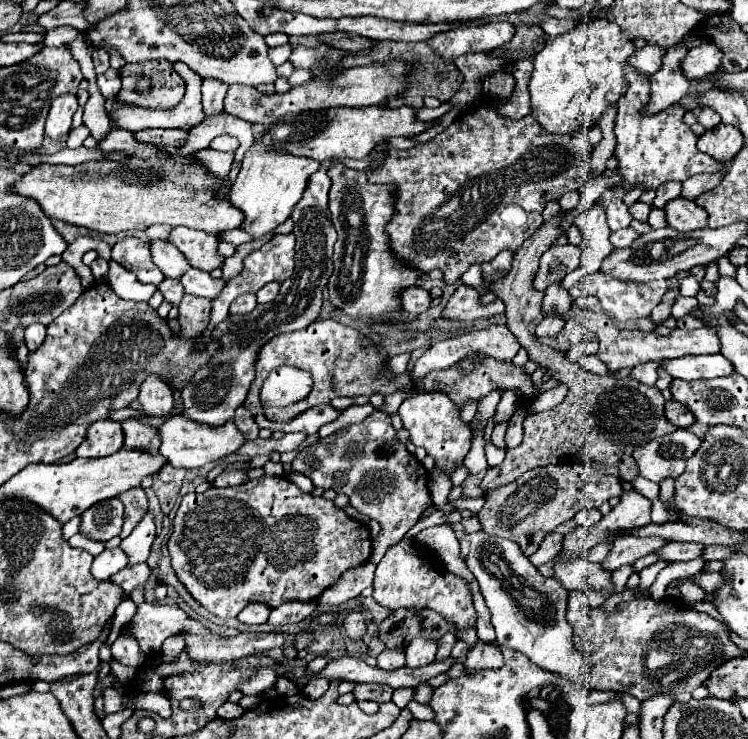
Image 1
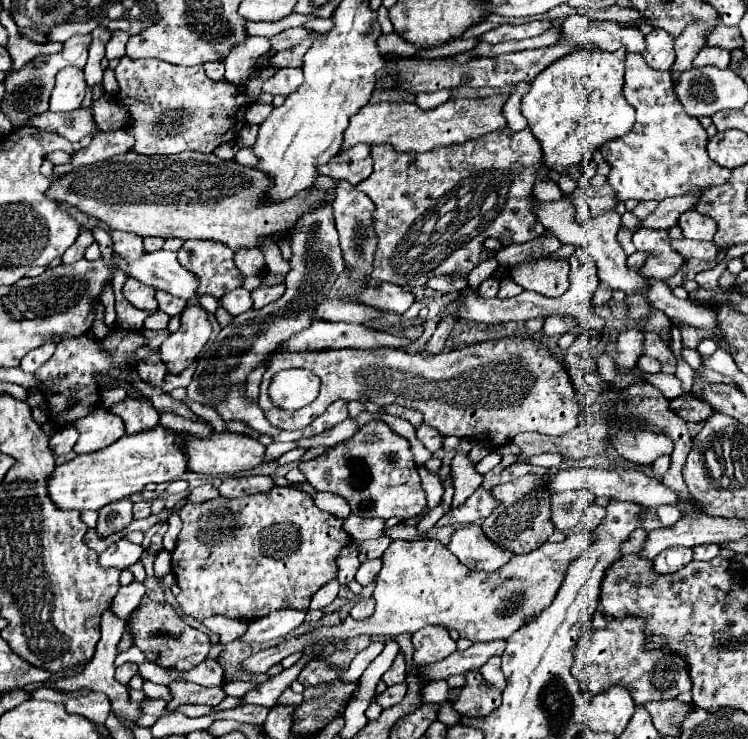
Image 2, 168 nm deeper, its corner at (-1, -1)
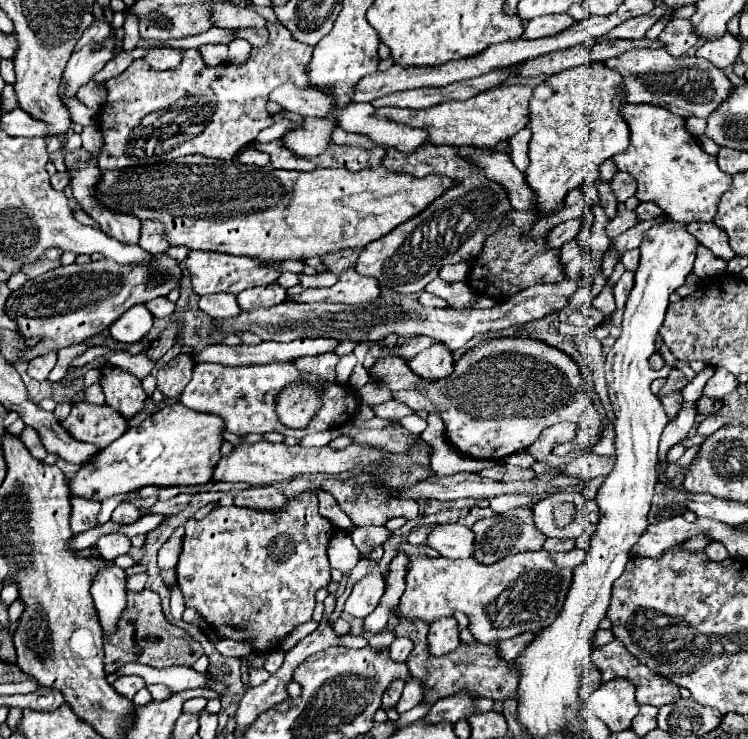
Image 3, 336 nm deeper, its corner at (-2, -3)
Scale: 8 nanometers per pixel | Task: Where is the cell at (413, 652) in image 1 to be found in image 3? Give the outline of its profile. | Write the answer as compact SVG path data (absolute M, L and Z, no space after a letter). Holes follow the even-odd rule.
M447 617L447 619L439 619L439 621L431 623L427 641L429 641L429 653L435 657L455 651L455 647L461 645L457 621L453 617Z

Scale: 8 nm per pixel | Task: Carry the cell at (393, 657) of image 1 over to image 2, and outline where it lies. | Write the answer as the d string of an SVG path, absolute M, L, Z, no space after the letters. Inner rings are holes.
M402 653L398 655L398 661L394 661L394 665L382 675L382 681L384 681L388 687L406 681L406 665L404 665L404 657L402 657Z

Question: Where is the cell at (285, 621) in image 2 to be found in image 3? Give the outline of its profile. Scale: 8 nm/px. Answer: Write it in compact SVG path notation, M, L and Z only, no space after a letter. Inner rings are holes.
M221 639L219 643L215 643L217 651L221 655L227 655L227 657L247 657L251 653L251 641L233 641L233 639Z

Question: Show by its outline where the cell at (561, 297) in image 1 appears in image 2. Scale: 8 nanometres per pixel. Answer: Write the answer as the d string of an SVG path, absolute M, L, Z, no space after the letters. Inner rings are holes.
M544 257L532 259L510 271L510 277L522 287L546 297L560 297L568 291L568 259Z

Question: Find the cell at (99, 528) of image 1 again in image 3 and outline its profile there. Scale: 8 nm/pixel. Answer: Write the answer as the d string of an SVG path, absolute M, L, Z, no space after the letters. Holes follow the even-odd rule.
M121 503L111 515L113 523L135 523L137 519L139 519L139 509L133 503Z

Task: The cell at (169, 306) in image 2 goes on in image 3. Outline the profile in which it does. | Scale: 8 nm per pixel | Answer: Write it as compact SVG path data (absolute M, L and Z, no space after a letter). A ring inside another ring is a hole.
M157 297L157 299L151 299L147 303L147 309L155 315L155 317L169 317L175 313L175 303L171 303L167 297Z

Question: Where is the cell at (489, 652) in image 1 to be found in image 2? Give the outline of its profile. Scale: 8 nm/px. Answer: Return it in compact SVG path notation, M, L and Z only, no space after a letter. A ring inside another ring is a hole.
M468 673L466 681L466 687L460 691L456 703L452 705L454 711L466 717L482 719L500 707L502 691L492 685L486 685L480 673Z

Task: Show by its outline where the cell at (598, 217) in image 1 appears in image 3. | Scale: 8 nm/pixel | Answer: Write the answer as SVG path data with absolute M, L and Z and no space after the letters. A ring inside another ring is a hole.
M627 103L621 113L631 129L631 143L627 151L613 157L613 163L619 171L637 179L635 197L657 203L675 223L711 221L719 197L731 187L731 175L723 173L717 167L717 159L699 147L697 137L687 131L687 119L679 119L679 115L671 115L663 107L647 103Z

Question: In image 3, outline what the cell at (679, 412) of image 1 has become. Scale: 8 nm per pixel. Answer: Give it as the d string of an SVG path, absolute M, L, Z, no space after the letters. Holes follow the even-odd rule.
M701 397L697 401L697 413L699 415L713 415L721 409L721 399L711 399L711 397Z

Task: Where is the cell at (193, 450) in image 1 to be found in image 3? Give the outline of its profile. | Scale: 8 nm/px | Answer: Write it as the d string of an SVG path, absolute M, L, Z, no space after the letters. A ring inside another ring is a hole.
M257 441L257 443L239 443L233 447L233 451L227 457L221 457L213 479L215 481L245 481L251 485L263 485L263 483L271 483L271 481L281 481L281 479L291 479L295 475L309 475L309 473L343 473L343 471L351 471L353 467L367 465L367 463L375 463L379 459L383 459L385 453L381 449L369 447L369 445L349 445L341 451L329 449L329 447L287 447L283 443L269 443L269 441Z

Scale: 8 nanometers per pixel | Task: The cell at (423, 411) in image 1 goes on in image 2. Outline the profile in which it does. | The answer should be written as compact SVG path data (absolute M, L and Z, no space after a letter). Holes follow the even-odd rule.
M422 425L418 431L416 431L416 435L418 435L418 439L426 445L426 449L430 451L430 453L434 453L434 451L438 451L440 447L442 447L442 435L438 435L438 431L434 431L434 429L430 429L428 425Z

